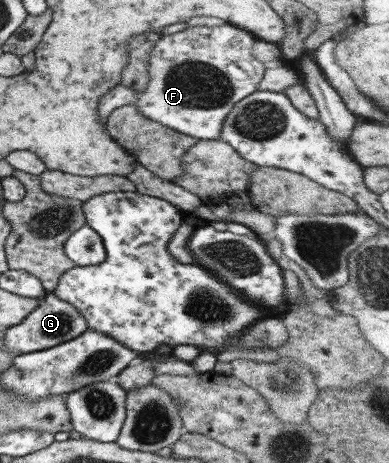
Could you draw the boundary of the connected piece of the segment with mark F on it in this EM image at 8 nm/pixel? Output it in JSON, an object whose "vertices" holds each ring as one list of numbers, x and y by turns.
{"vertices":[[223,24,223,26,191,26,184,30,164,35,149,47,147,51,147,85,137,91,137,99,132,105,137,112,153,122,167,126,181,134,194,139,217,139,221,123,230,112,231,107,249,94,257,91,265,67,263,62,251,56,251,49,257,39,240,28]]}

